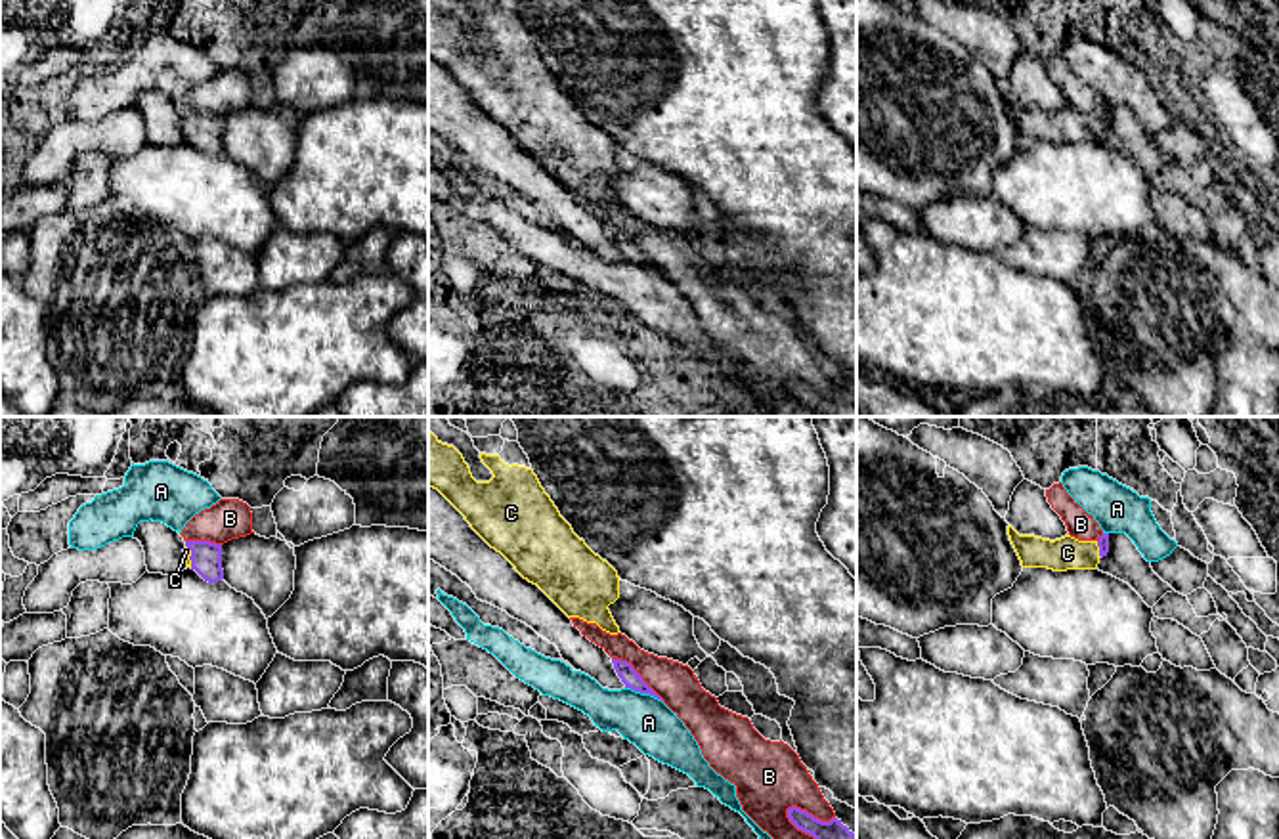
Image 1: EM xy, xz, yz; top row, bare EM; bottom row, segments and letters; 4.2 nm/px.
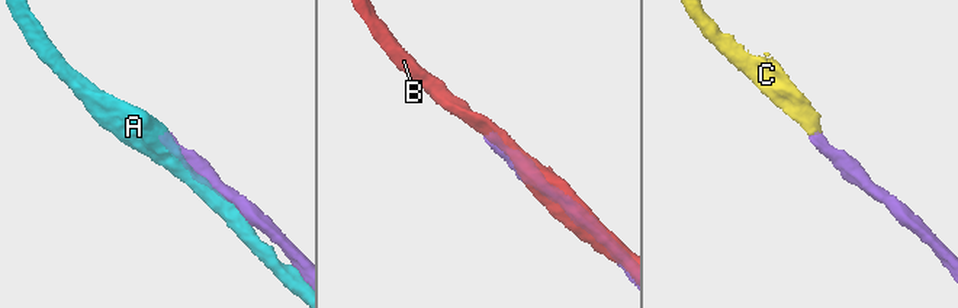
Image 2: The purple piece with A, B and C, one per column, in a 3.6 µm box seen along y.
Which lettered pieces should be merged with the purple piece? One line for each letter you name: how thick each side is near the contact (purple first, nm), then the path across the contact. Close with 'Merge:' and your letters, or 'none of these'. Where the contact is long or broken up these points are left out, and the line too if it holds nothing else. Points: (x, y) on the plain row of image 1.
C: calibres 130 and 30 nm; way xy (205, 129), (190, 129), (186, 123)
Merge: C

